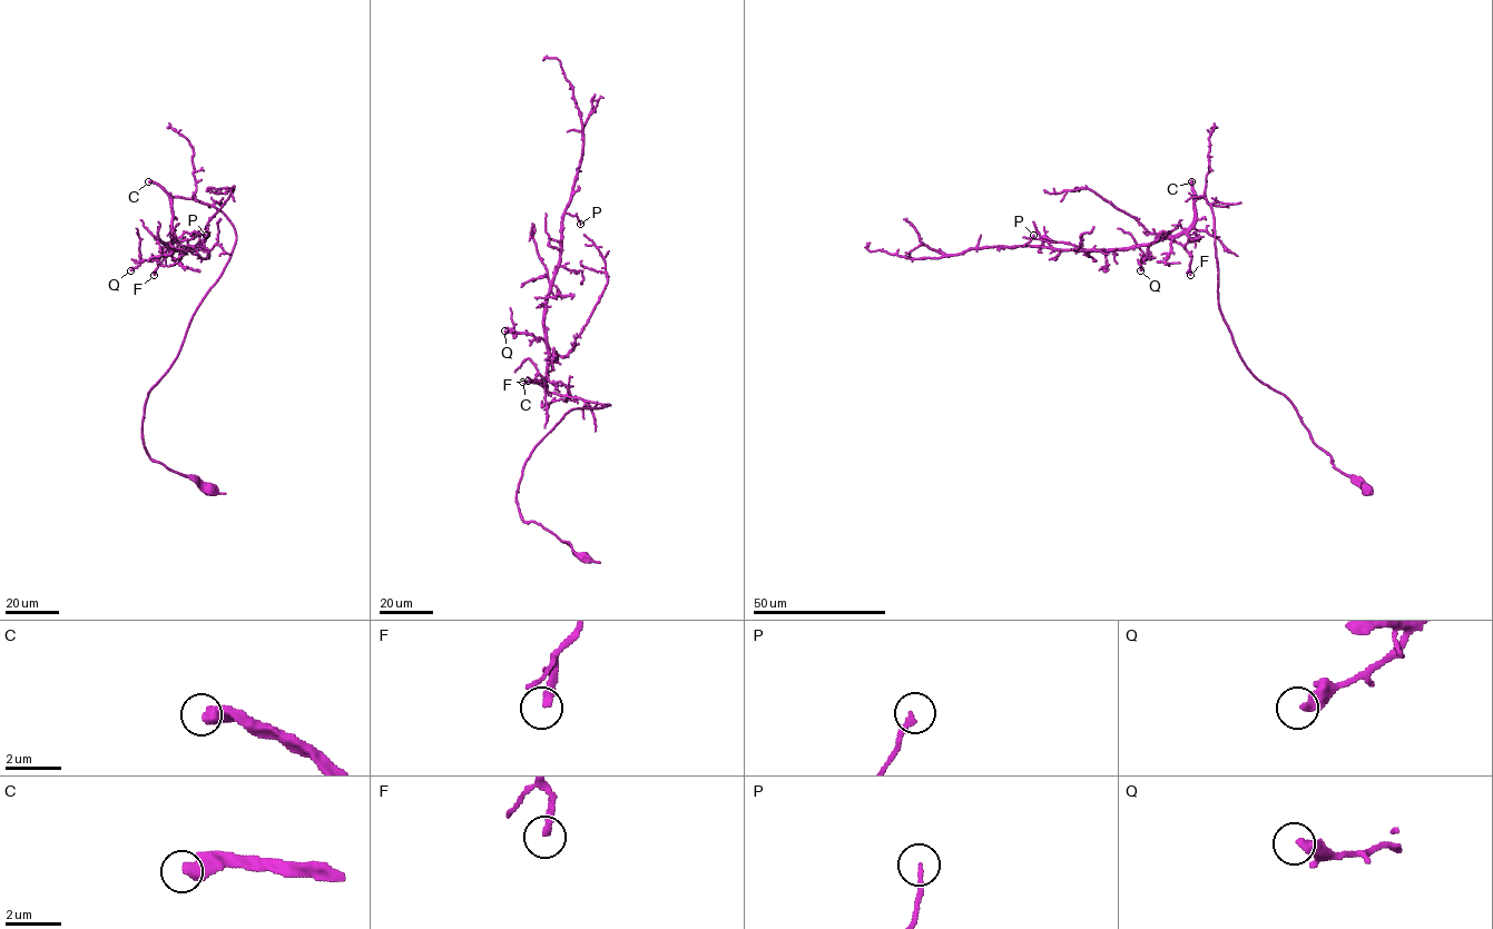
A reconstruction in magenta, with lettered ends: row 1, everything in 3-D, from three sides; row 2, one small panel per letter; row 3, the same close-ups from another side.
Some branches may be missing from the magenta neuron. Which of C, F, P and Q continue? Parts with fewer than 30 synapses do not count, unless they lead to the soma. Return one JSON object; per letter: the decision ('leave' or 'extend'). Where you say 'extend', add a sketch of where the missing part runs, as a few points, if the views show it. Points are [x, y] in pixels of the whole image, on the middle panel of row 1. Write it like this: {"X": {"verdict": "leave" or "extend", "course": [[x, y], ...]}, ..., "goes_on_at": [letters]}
{"C": {"verdict": "extend", "course": [[522, 382], [452, 341], [428, 344], [414, 318], [395, 217], [408, 92], [402, 49], [414, 23]]}, "F": {"verdict": "leave"}, "P": {"verdict": "leave"}, "Q": {"verdict": "leave"}, "goes_on_at": ["C"]}

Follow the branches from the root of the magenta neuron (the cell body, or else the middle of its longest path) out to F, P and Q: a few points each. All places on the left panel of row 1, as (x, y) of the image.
F: (209, 490), (150, 457), (141, 421), (228, 262), (233, 224), (172, 198), (174, 237), (154, 275)
P: (209, 490), (154, 461), (141, 432), (148, 393), (236, 239), (219, 210), (172, 198), (170, 247), (206, 235)
Q: (209, 490), (150, 457), (141, 421), (235, 228), (173, 197), (174, 241), (130, 270)

